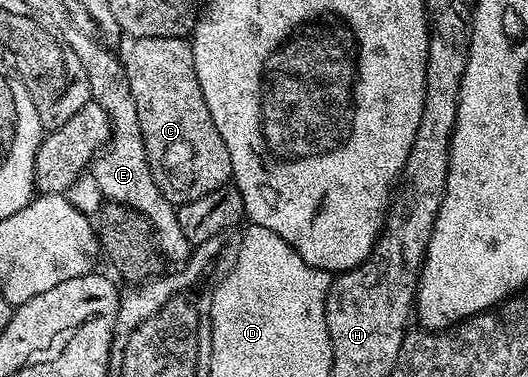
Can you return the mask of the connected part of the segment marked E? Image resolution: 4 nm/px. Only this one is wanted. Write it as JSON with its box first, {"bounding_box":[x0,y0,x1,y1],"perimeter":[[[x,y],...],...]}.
{"bounding_box":[70,32,190,262],"perimeter":[[[73,32],[70,37],[70,44],[74,52],[84,61],[86,75],[90,79],[92,88],[92,101],[104,108],[110,118],[110,136],[106,148],[97,156],[90,166],[90,177],[98,183],[98,191],[102,191],[105,202],[116,201],[119,205],[125,205],[143,213],[149,223],[152,224],[152,231],[156,238],[156,248],[160,250],[161,258],[172,261],[187,262],[190,256],[190,243],[186,235],[182,235],[182,227],[178,224],[177,206],[162,195],[158,183],[154,183],[154,175],[150,171],[150,163],[146,159],[146,147],[142,139],[142,131],[138,123],[138,107],[134,107],[134,99],[130,95],[130,83],[128,82],[128,70],[116,59],[115,55],[106,49],[99,49],[92,42],[93,38],[87,33]]]}

